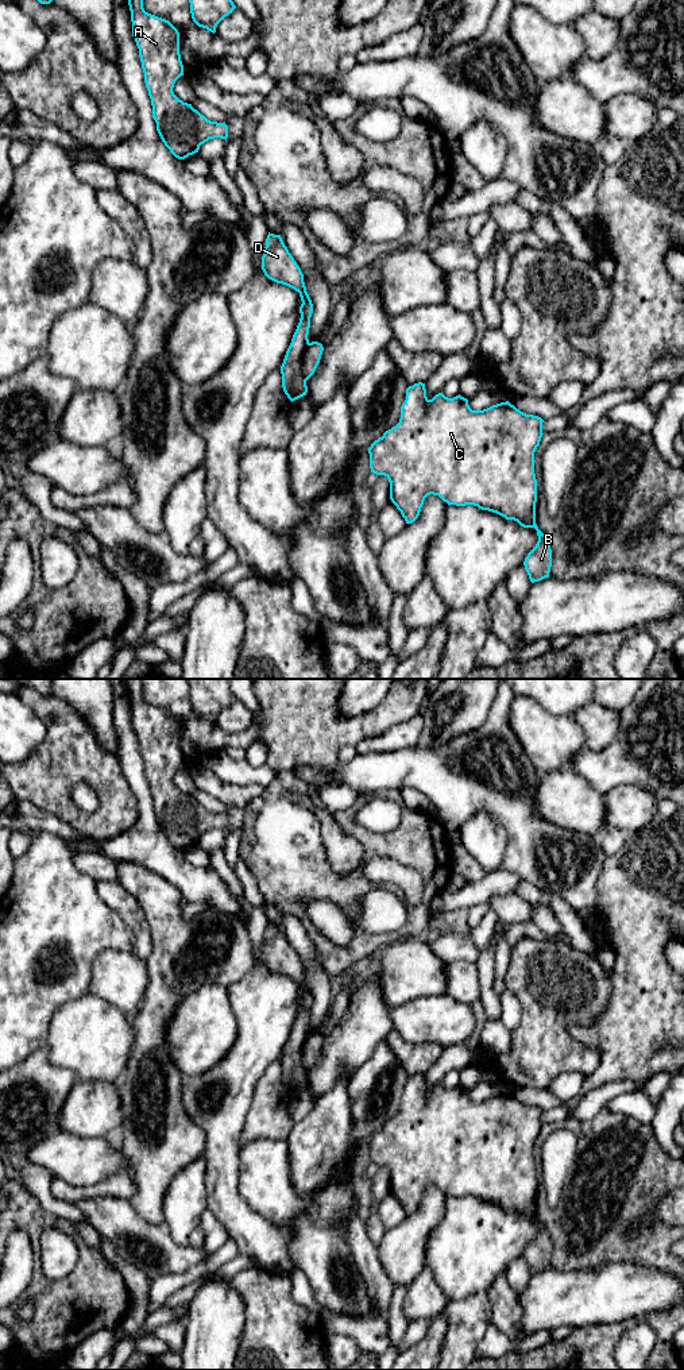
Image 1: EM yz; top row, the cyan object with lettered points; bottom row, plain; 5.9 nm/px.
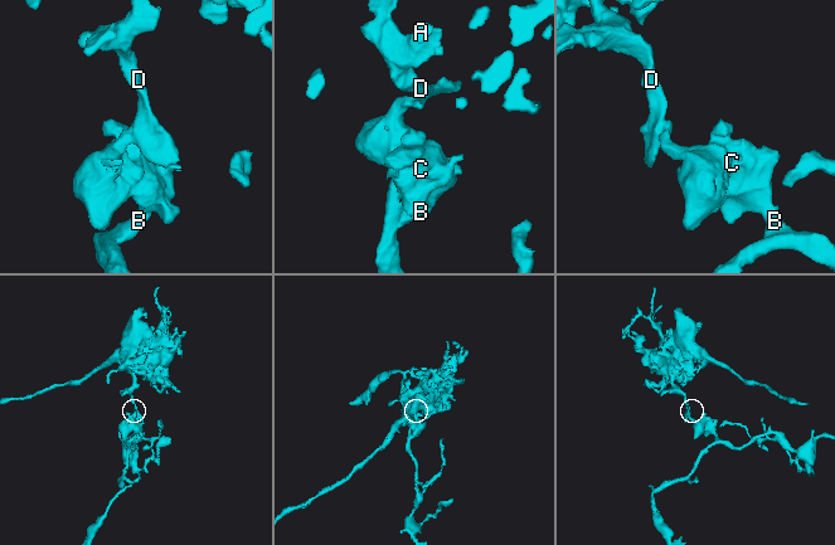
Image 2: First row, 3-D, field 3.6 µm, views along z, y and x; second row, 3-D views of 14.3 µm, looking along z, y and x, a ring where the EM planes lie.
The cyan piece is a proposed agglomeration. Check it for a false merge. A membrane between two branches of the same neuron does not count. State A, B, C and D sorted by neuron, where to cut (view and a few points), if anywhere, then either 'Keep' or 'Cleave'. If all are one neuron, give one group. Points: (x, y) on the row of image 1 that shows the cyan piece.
Groups: A D / B C. Split along yz (309, 343), (302, 355), (302, 375), (305, 379). Cleave

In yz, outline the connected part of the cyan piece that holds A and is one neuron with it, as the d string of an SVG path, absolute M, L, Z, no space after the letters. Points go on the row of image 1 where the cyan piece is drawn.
M128 0L128 5L152 117L165 146L175 158L185 159L209 139L227 140L225 123L208 120L173 92L175 81L183 76L178 30L169 20L146 12L143 0Z

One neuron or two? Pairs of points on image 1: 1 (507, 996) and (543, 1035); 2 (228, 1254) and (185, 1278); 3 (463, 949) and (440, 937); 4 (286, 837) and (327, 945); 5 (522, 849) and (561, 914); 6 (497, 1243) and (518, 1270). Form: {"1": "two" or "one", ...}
{"1": "two", "2": "one", "3": "one", "4": "one", "5": "two", "6": "two"}

